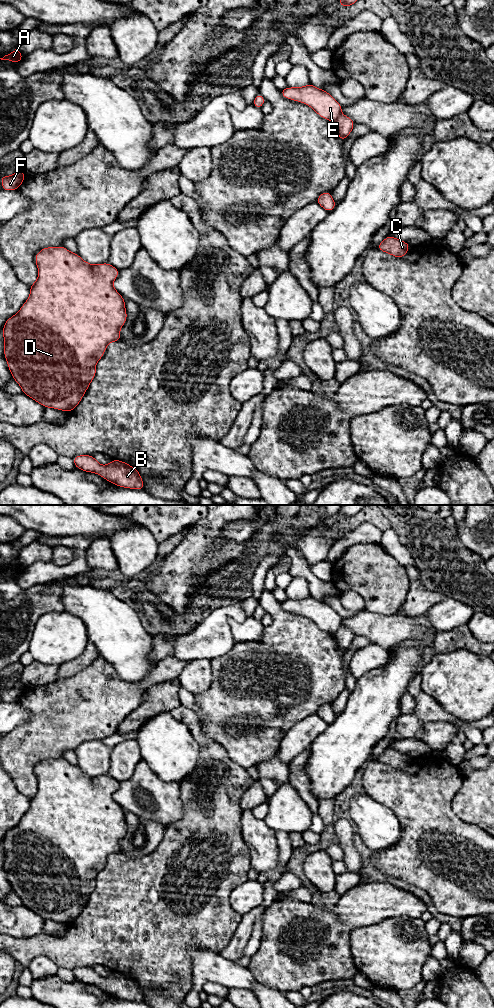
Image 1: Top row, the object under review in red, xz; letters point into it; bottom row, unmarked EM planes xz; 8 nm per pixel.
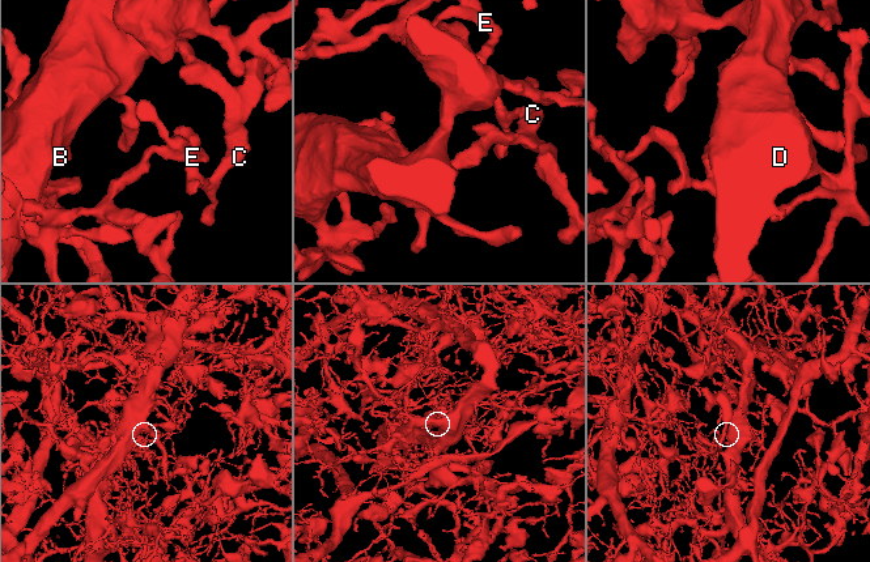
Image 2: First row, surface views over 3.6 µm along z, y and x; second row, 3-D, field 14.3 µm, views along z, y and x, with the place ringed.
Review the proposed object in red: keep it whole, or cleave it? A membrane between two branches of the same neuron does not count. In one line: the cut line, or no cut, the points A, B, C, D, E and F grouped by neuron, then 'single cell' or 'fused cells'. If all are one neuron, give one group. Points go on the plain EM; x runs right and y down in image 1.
xz (341, 626), (333, 634) | A B C D F / E | fused cells

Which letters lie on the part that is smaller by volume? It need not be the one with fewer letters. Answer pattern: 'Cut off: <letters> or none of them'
Cut off: E

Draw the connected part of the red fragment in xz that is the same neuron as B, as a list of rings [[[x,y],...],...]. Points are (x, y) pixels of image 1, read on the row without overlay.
[[[78,967],[73,969],[73,973],[75,980],[98,986],[116,998],[144,1002],[144,994],[138,982],[121,972],[112,971],[104,978],[93,967]]]

